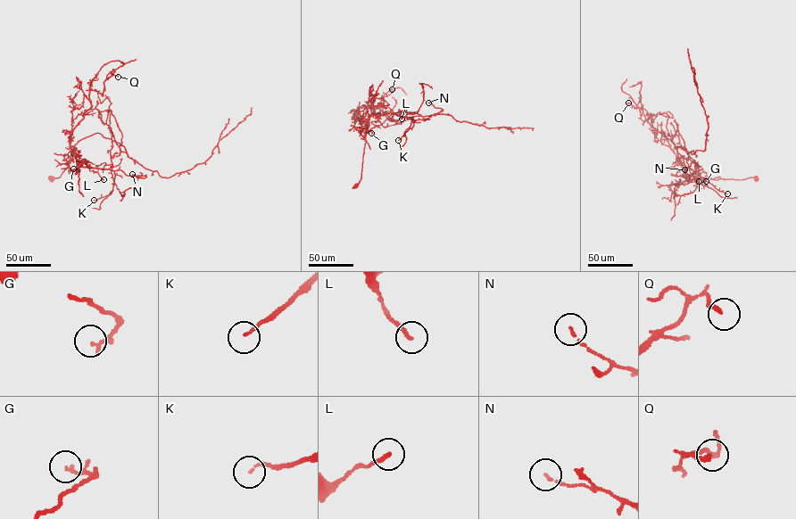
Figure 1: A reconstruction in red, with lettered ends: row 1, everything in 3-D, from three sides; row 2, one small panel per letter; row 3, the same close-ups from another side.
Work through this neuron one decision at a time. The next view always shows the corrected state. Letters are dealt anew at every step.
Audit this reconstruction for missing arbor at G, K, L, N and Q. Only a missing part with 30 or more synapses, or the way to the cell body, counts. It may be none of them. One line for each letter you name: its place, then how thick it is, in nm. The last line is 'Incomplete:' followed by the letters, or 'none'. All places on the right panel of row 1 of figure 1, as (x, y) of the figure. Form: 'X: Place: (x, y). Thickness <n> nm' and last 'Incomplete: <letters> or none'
Incomplete: none

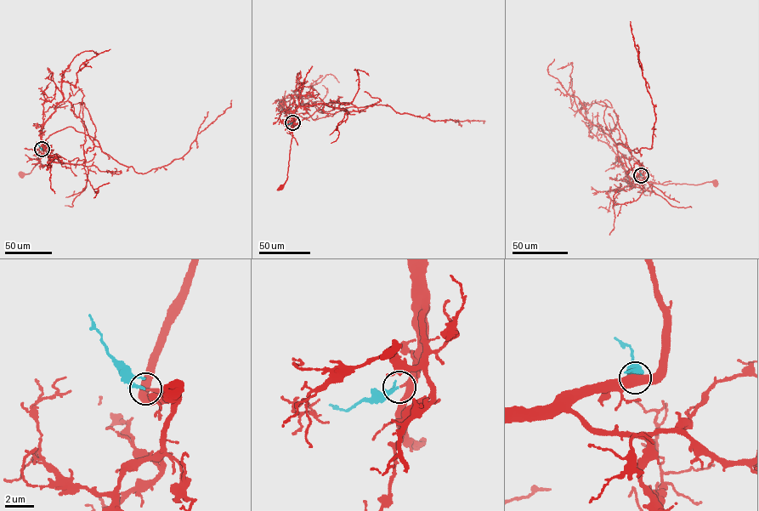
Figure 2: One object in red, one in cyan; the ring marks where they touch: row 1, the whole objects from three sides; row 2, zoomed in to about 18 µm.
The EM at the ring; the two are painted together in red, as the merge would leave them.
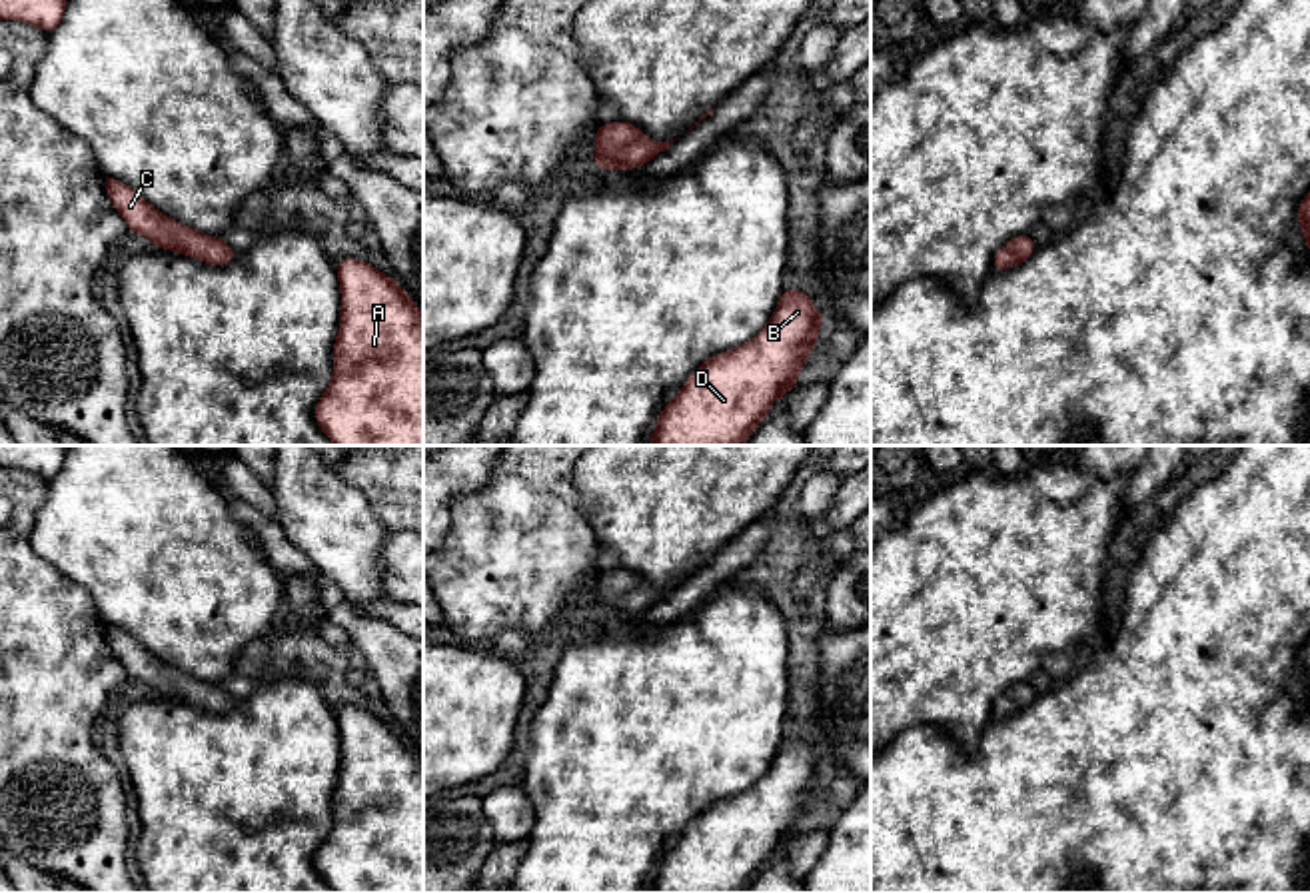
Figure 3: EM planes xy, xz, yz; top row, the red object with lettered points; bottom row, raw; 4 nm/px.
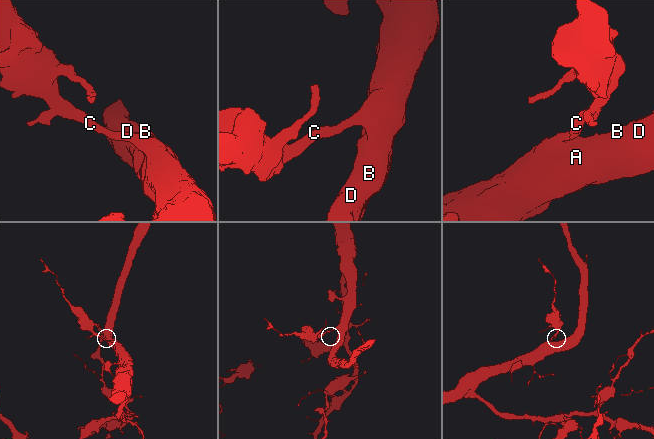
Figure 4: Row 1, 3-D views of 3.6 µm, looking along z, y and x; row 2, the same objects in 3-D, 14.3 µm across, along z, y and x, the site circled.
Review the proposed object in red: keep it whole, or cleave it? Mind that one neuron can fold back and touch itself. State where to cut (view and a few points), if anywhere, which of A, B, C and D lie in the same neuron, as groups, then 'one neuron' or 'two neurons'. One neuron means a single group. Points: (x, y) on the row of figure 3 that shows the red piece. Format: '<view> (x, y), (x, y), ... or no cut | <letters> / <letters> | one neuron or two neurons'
no cut | A B C D | one neuron

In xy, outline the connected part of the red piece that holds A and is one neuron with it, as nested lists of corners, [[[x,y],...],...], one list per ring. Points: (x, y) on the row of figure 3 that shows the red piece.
[[[359,258],[335,262],[341,314],[333,344],[333,376],[314,418],[335,446],[423,446],[423,314],[395,278]]]

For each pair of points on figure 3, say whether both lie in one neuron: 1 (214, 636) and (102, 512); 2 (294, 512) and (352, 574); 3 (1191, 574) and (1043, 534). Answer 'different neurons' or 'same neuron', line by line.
1: same neuron
2: same neuron
3: different neurons

